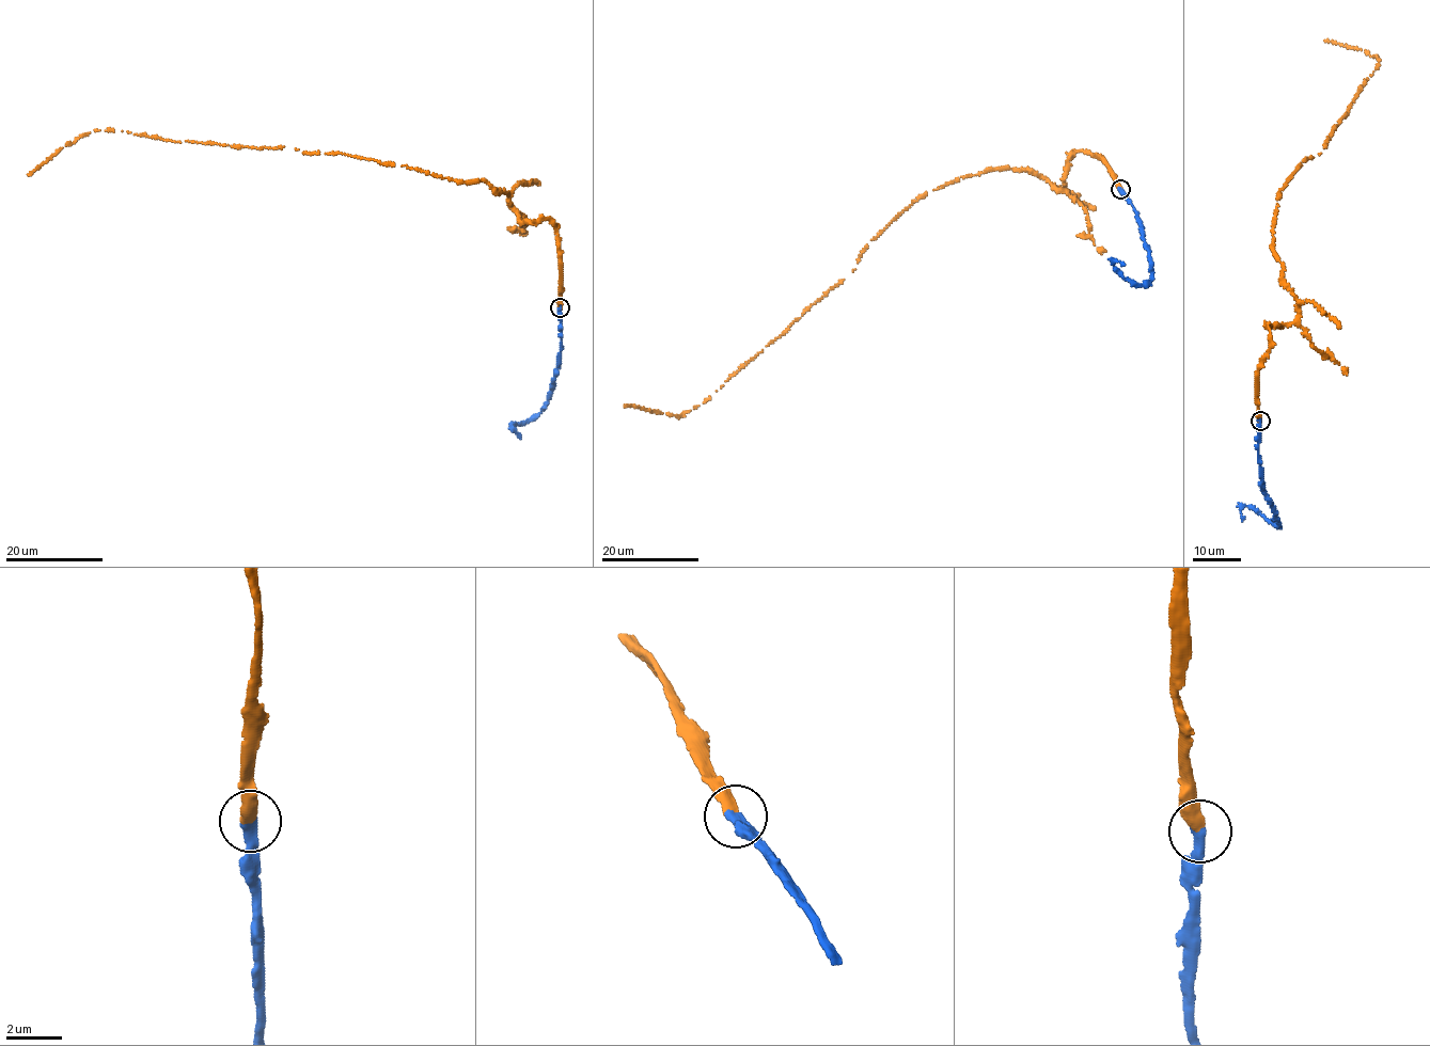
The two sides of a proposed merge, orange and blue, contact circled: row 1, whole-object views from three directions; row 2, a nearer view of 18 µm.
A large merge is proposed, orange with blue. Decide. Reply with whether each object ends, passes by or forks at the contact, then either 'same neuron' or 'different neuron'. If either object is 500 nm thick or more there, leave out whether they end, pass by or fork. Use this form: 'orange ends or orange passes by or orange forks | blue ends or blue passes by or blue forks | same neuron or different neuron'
orange ends | blue ends | same neuron

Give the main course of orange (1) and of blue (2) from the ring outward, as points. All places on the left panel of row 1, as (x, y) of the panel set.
1: (560, 307), (555, 225), (520, 221), (509, 195), (481, 180), (106, 129), (60, 147), (29, 174)
2: (560, 307), (556, 375), (541, 410), (531, 420), (512, 426), (520, 439)

